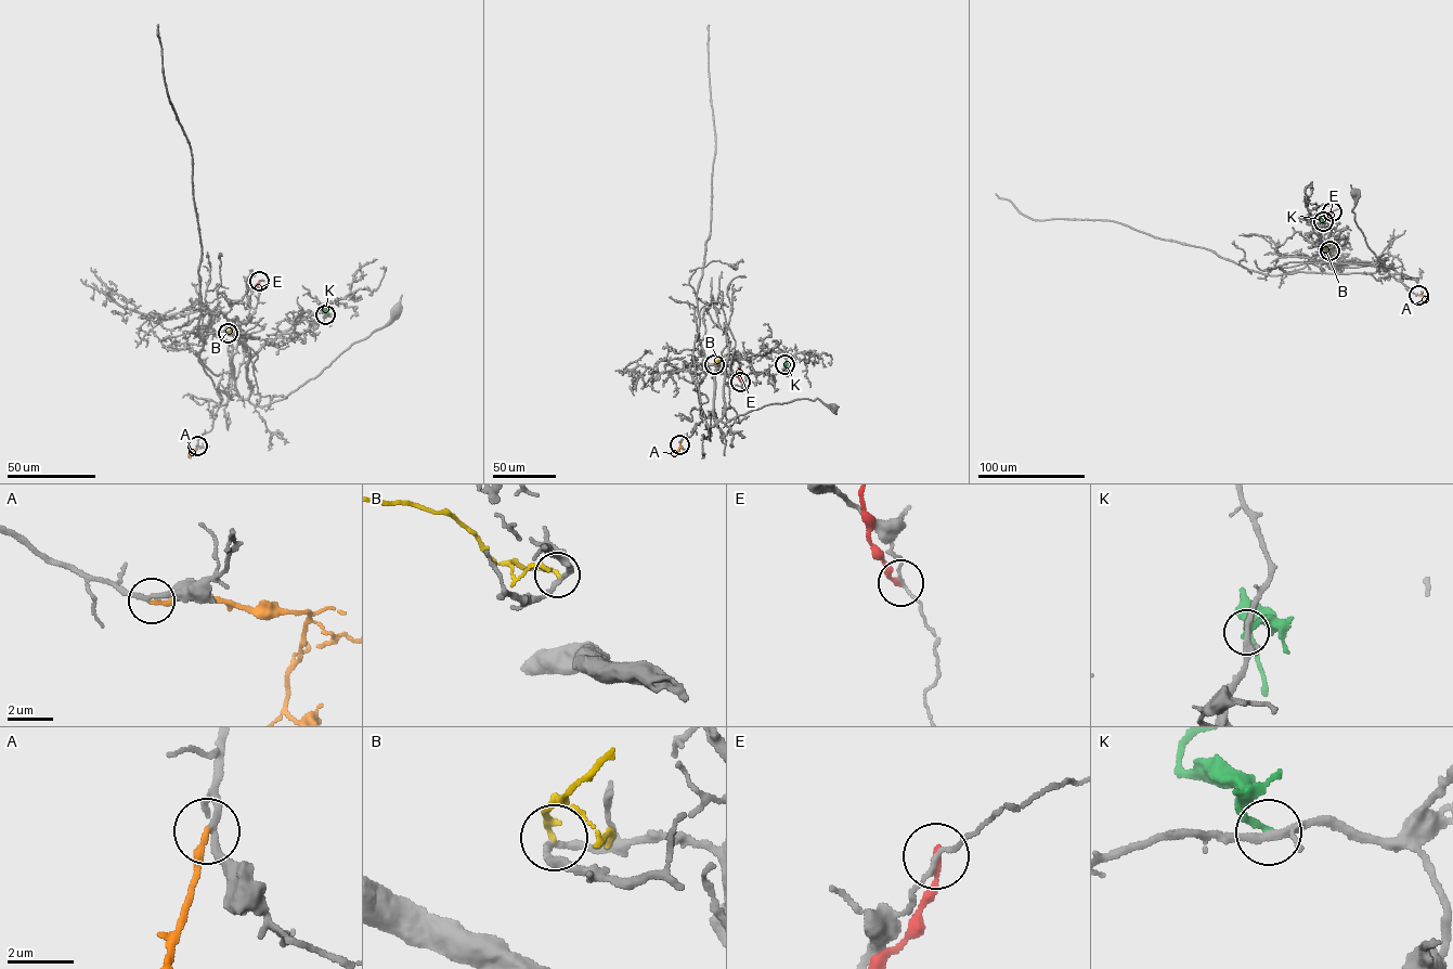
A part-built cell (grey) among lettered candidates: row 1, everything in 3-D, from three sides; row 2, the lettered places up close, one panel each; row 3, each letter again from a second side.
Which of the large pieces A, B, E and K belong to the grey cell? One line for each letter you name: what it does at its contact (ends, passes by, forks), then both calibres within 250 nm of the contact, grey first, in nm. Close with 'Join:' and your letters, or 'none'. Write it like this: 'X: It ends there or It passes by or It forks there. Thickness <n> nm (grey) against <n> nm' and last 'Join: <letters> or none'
A: It ends there. Thickness 190 nm (grey) against 180 nm
Join: A

